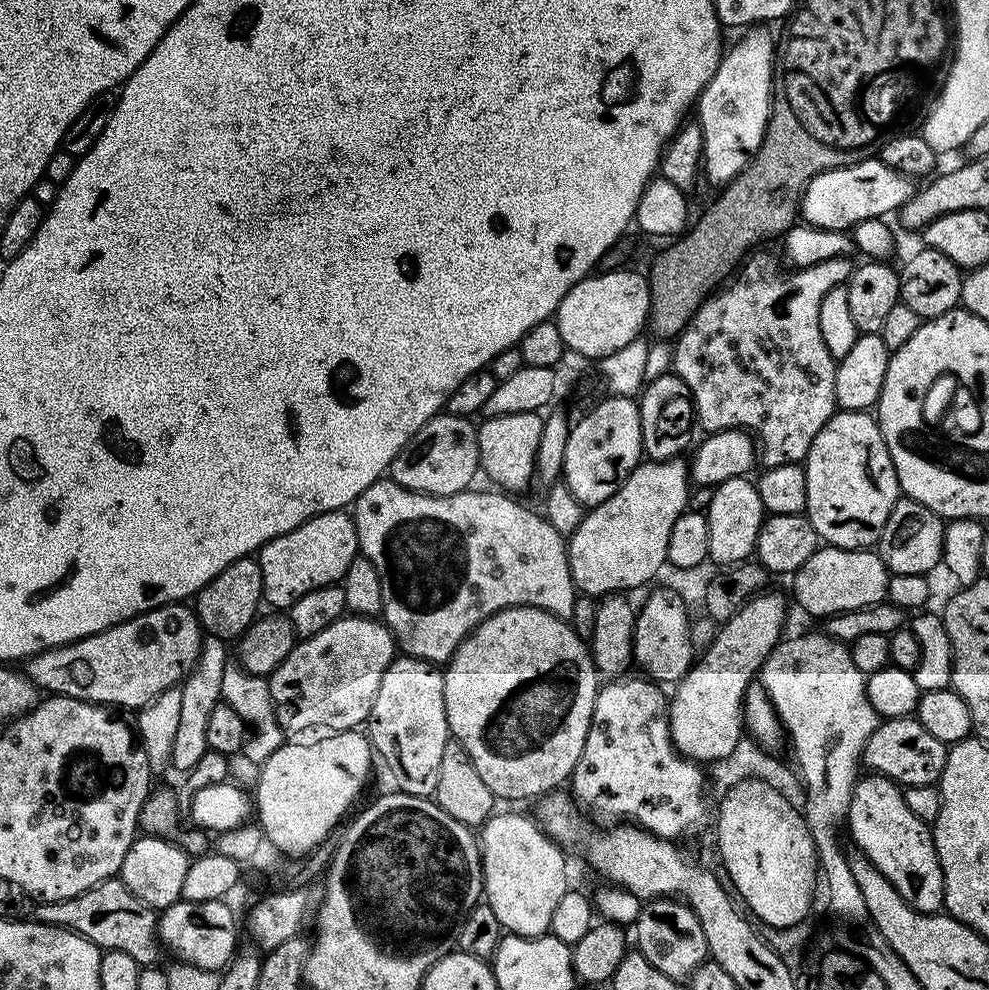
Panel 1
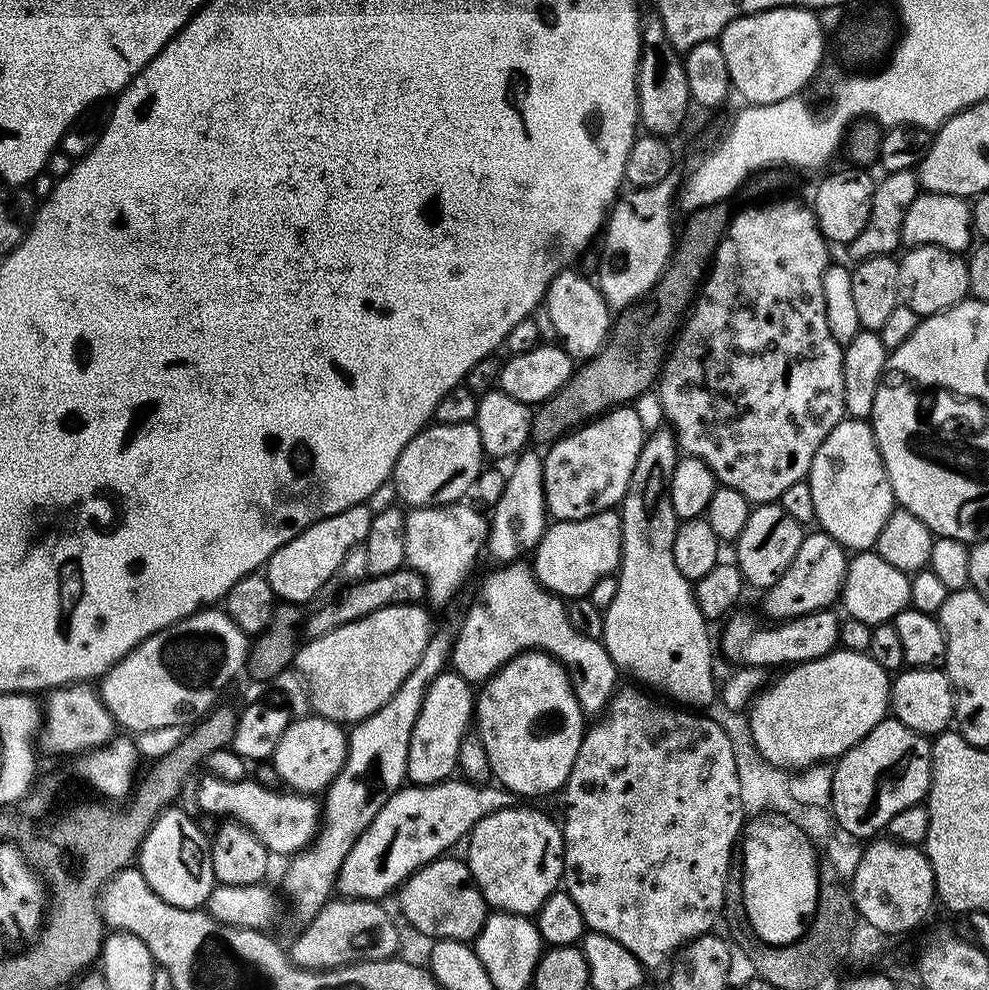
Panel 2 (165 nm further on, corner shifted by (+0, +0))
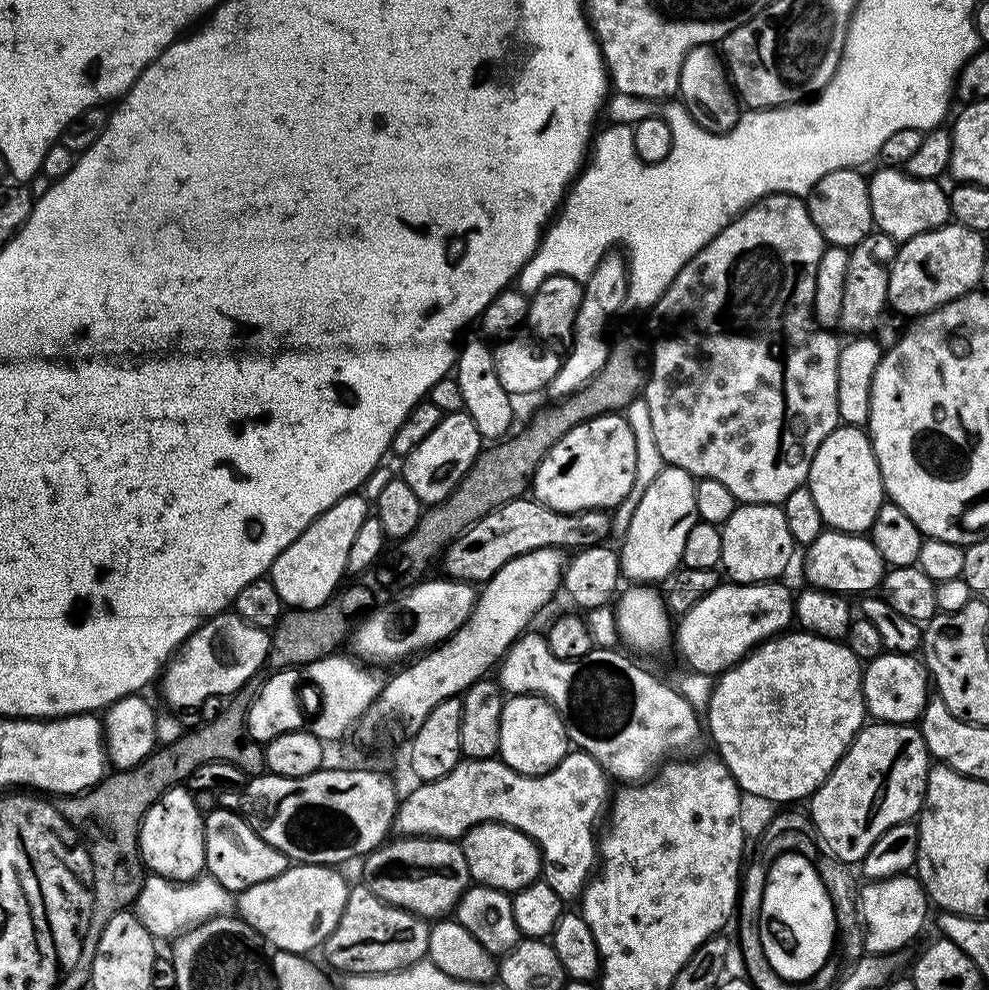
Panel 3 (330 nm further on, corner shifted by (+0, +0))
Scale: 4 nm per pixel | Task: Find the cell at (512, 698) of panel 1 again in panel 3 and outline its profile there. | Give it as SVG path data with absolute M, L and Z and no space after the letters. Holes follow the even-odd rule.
M509 695L504 702L502 722L500 723L499 759L504 761L515 772L523 776L541 776L562 762L562 758L570 751L570 741L564 729L564 719L556 712L555 706L542 696Z

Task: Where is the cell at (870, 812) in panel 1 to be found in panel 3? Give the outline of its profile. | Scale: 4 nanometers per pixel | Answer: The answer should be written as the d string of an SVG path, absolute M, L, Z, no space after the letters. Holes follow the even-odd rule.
M911 875L865 883L859 891L863 949L871 955L887 955L912 941L924 926L930 901L919 881Z

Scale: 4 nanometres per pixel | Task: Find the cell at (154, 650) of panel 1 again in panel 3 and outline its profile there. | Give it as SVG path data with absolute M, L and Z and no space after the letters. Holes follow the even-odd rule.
M221 614L203 621L162 669L158 685L164 691L167 707L172 710L196 708L215 696L238 691L260 667L265 667L269 647L270 636L265 629L250 626L235 614Z

